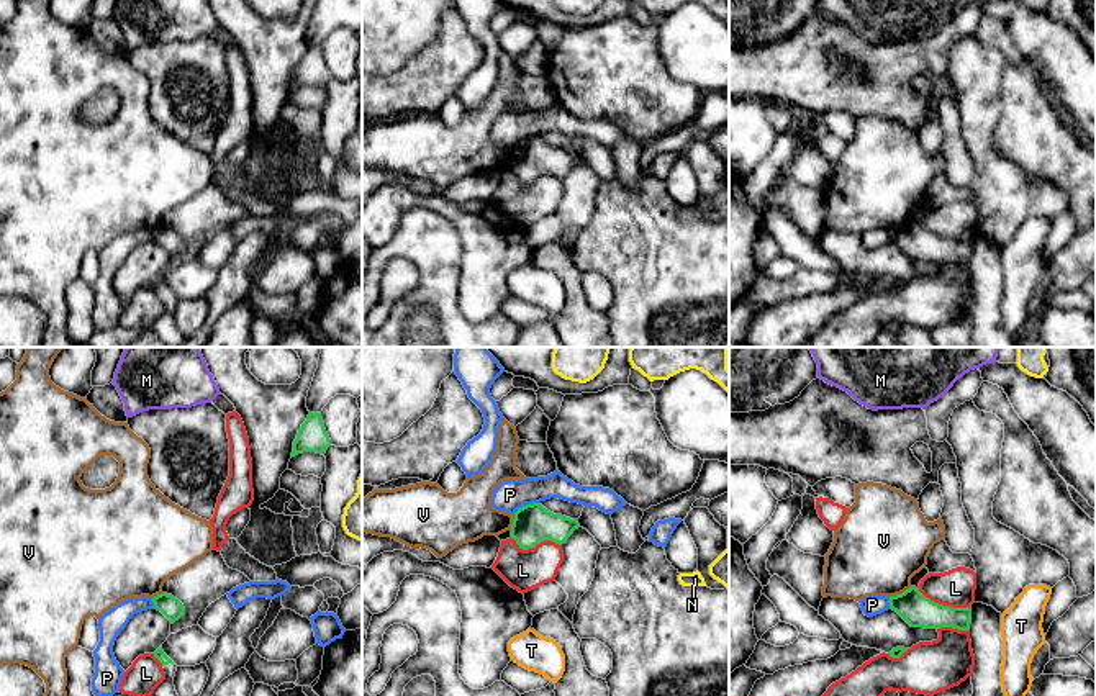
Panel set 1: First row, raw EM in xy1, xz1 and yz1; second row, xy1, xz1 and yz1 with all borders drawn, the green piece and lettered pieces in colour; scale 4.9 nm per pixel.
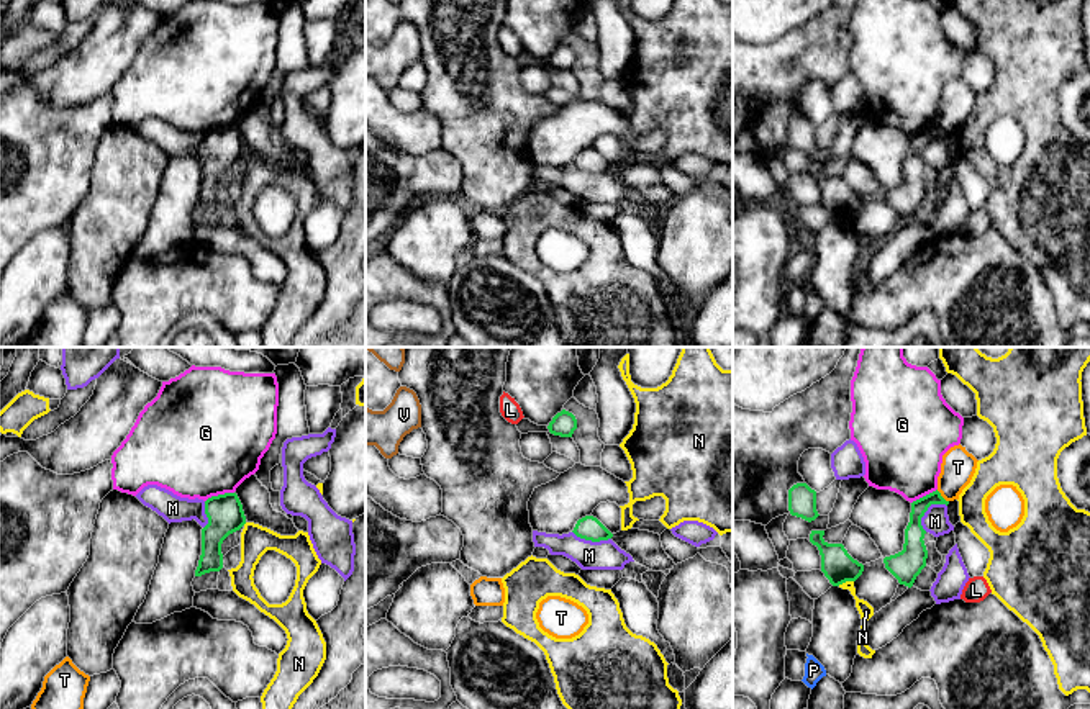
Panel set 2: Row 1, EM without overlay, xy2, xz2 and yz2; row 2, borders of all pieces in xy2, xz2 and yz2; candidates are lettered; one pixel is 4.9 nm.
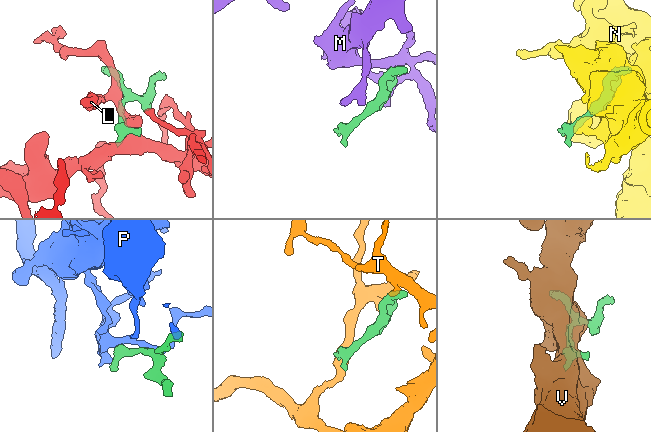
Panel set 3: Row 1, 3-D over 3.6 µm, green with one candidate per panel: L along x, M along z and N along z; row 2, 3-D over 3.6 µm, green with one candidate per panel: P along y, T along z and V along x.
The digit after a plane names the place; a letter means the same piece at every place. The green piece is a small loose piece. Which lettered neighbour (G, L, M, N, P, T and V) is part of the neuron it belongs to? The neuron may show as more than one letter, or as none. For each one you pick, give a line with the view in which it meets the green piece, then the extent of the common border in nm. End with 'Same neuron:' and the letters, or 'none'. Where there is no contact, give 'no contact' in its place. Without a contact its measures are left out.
Same neuron: none

